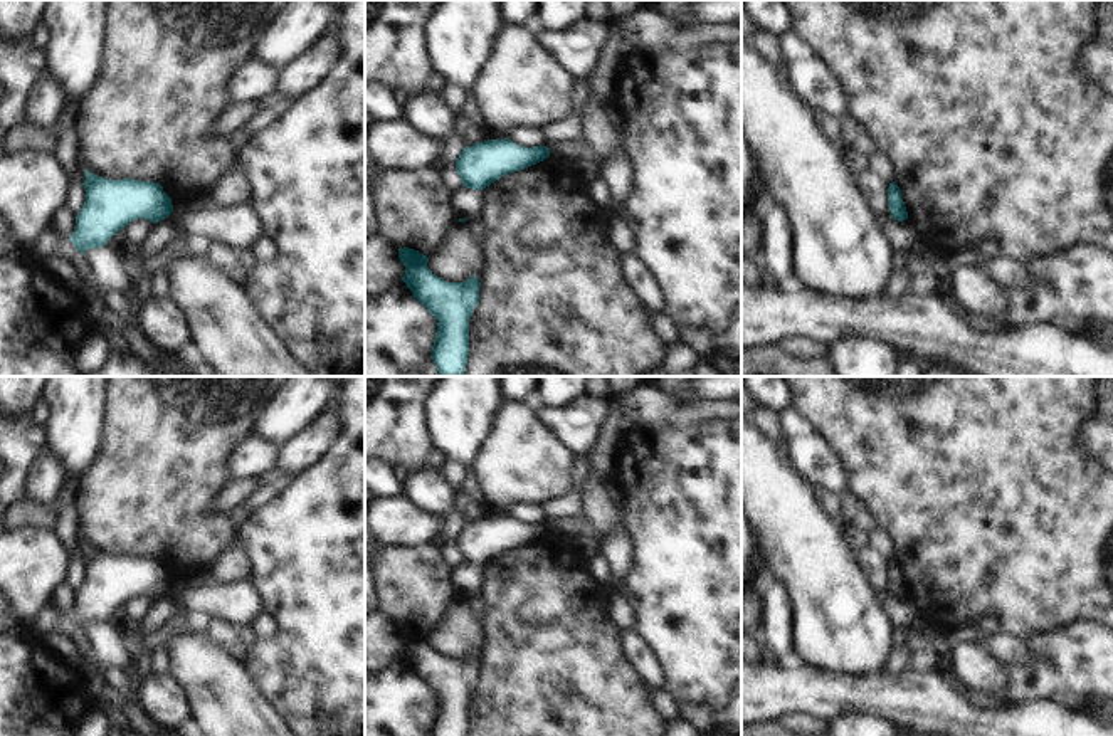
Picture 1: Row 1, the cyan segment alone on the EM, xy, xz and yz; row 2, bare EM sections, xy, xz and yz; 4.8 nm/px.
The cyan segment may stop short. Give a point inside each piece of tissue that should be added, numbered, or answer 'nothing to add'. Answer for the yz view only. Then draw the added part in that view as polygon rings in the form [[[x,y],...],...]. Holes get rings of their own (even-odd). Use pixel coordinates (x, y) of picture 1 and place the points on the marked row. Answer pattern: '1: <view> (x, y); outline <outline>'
nothing to add

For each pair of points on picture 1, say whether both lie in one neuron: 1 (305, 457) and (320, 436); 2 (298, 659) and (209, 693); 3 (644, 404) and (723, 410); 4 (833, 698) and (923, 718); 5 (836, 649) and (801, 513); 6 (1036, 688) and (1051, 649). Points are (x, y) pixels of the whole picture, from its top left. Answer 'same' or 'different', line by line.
1: same
2: different
3: same
4: same
5: same
6: same

